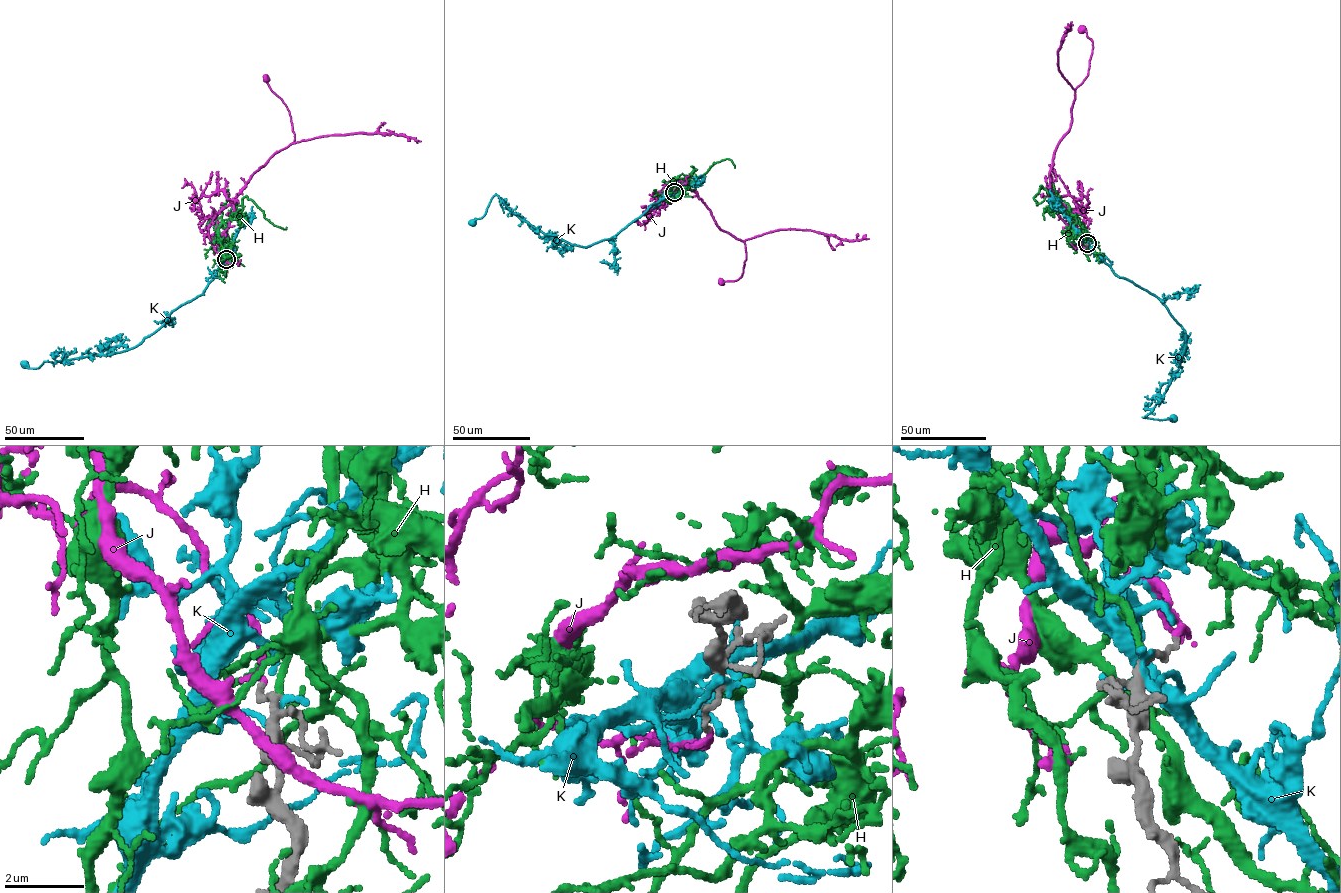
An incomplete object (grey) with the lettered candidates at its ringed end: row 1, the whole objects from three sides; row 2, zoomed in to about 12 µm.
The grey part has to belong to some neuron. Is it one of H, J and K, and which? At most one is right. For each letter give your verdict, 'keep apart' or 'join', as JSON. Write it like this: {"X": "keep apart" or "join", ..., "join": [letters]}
{"H": "join", "J": "keep apart", "K": "keep apart", "join": ["H"]}

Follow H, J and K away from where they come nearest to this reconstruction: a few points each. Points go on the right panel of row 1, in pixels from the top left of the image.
H: (1087, 243), (1077, 217), (1069, 214), (1042, 186), (1034, 199), (1036, 205), (1045, 197)
J: (1088, 242), (1059, 216), (1050, 180), (1053, 155), (1071, 121), (1074, 90), (1089, 69), (1093, 43), (1082, 29)
K: (1087, 244), (1115, 274), (1156, 295), (1185, 332), (1179, 367), (1162, 397), (1144, 417), (1172, 419)

